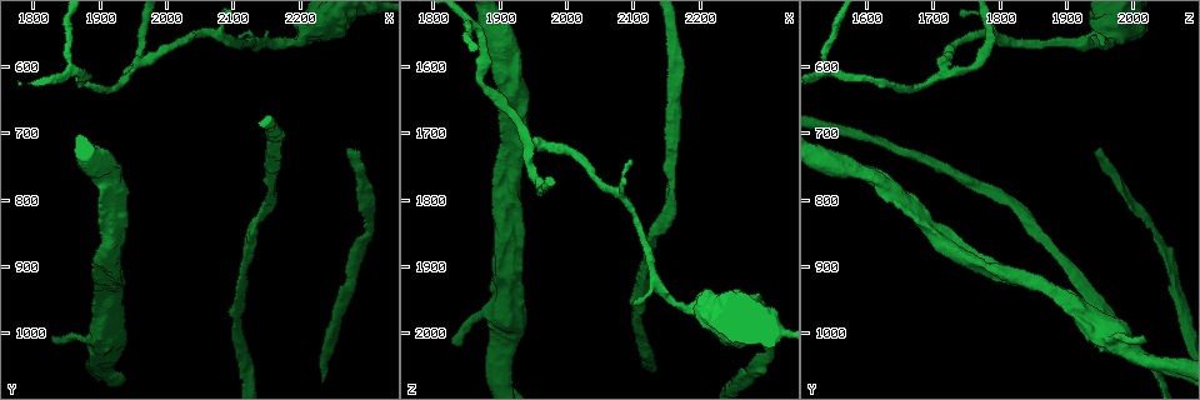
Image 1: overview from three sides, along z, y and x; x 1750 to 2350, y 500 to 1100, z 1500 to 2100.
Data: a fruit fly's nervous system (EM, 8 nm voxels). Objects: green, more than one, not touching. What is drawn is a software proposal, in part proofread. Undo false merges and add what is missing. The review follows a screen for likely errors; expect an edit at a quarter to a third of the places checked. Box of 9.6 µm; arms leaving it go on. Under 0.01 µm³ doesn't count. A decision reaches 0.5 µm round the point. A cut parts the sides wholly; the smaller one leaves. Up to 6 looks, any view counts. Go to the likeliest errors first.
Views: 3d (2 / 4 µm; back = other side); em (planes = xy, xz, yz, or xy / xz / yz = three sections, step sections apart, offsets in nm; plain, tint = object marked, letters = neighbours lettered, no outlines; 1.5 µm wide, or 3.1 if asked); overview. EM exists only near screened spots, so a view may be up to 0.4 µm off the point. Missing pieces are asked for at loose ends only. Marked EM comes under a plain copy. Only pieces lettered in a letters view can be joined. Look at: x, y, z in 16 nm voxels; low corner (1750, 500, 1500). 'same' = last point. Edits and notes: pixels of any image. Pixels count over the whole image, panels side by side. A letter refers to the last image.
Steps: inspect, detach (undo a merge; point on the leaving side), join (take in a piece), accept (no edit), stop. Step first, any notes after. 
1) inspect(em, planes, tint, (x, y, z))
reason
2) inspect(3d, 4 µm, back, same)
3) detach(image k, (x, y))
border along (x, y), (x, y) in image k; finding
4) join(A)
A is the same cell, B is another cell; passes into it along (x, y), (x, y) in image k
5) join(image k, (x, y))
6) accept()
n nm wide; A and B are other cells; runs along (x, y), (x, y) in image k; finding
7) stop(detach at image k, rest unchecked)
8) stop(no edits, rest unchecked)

inspect(em, xz, step 4, tint, (2275, 725, 1950))
free end

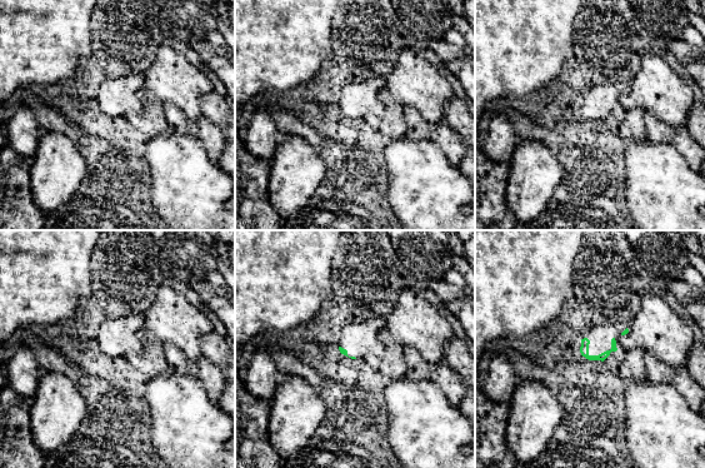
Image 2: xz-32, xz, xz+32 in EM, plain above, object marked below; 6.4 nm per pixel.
inspect(em, planes, letters, same)

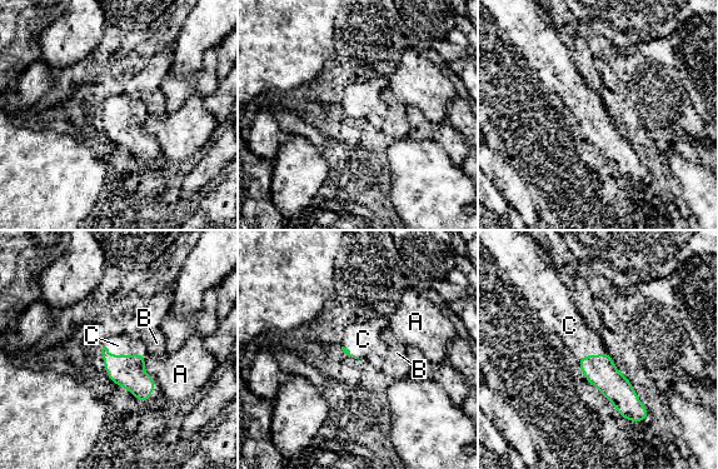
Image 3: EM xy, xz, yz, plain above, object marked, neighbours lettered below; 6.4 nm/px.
join(C)
C touches over 280 nm; C is the same cell, A and B are other cells; the neuron continues

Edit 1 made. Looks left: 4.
inspect(overview)
redraw

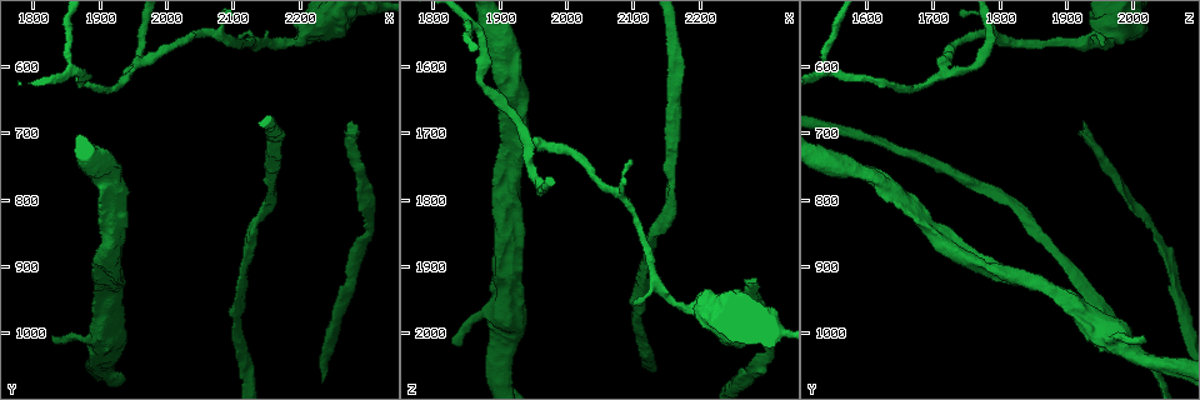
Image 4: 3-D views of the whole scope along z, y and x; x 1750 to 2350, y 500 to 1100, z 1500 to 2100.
inspect(3d, 2 µm, (1830, 1005, 2015))
an open end

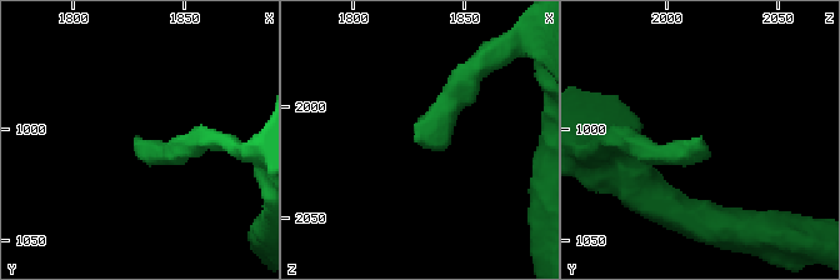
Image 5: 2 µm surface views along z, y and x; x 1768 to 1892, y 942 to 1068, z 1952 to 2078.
inspect(em, yz, step 8, tint, (1830, 1009, 2018))

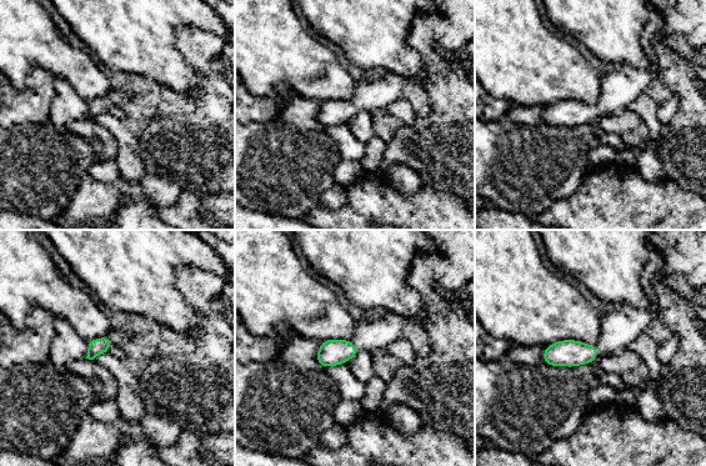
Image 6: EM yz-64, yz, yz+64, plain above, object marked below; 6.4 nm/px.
inspect(em, xz, step 4, letters, same)

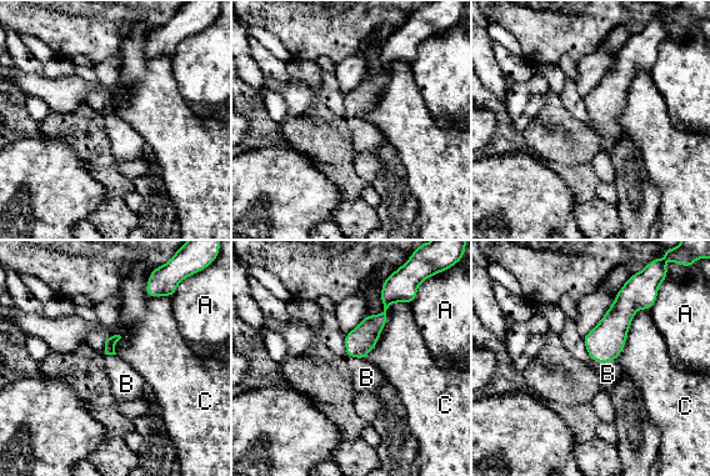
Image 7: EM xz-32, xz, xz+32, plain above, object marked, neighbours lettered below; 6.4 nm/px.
join(B)
C touches over 500 nm; B is the same cell, A and C are other cells; passes into it along (606, 340), (604, 361), (608, 374) in image 7; it goes on there

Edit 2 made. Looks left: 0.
stop(join at image 3, join at image 7, rest unchecked)

